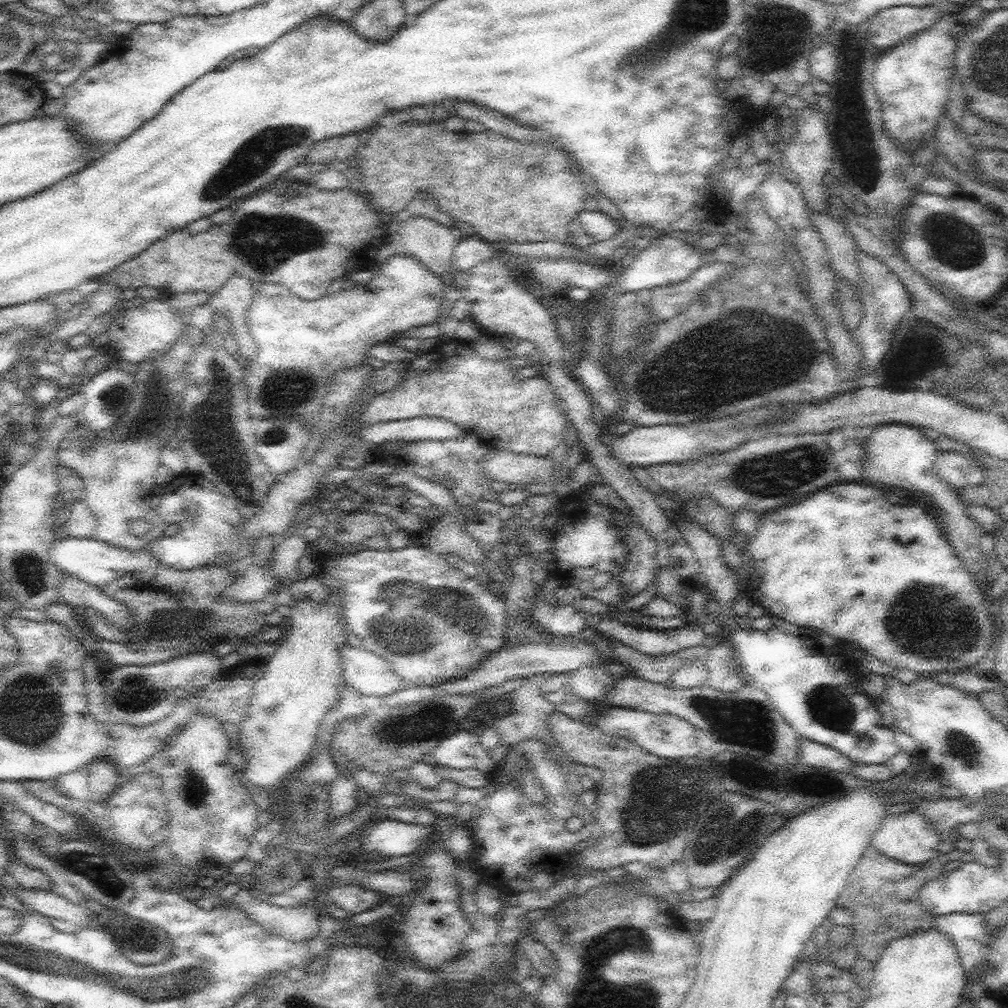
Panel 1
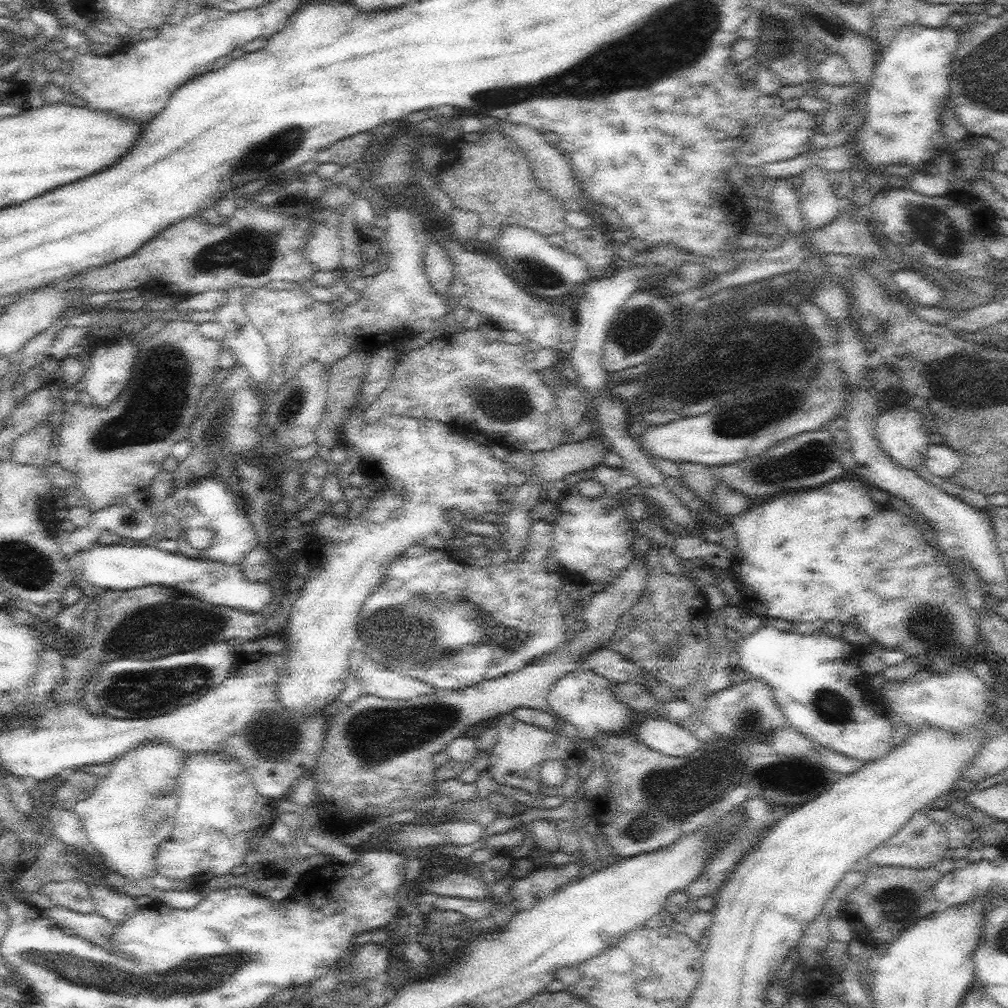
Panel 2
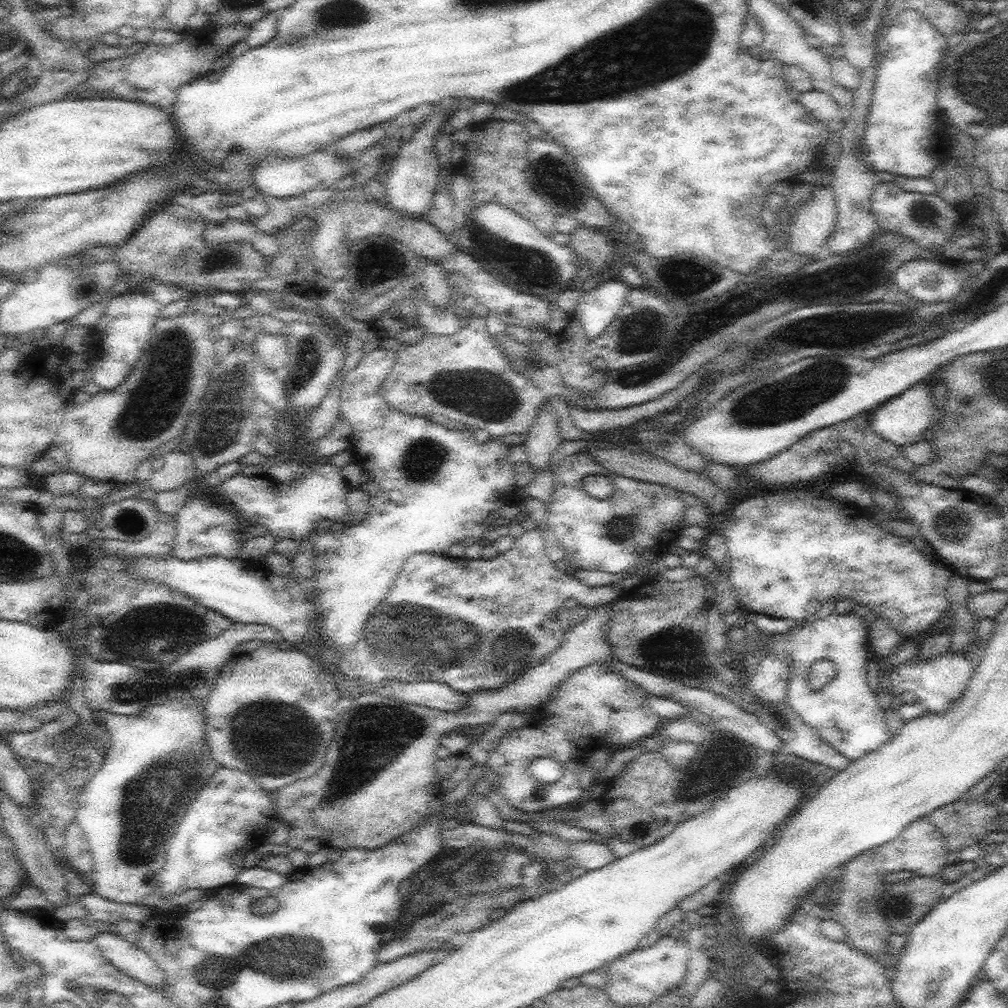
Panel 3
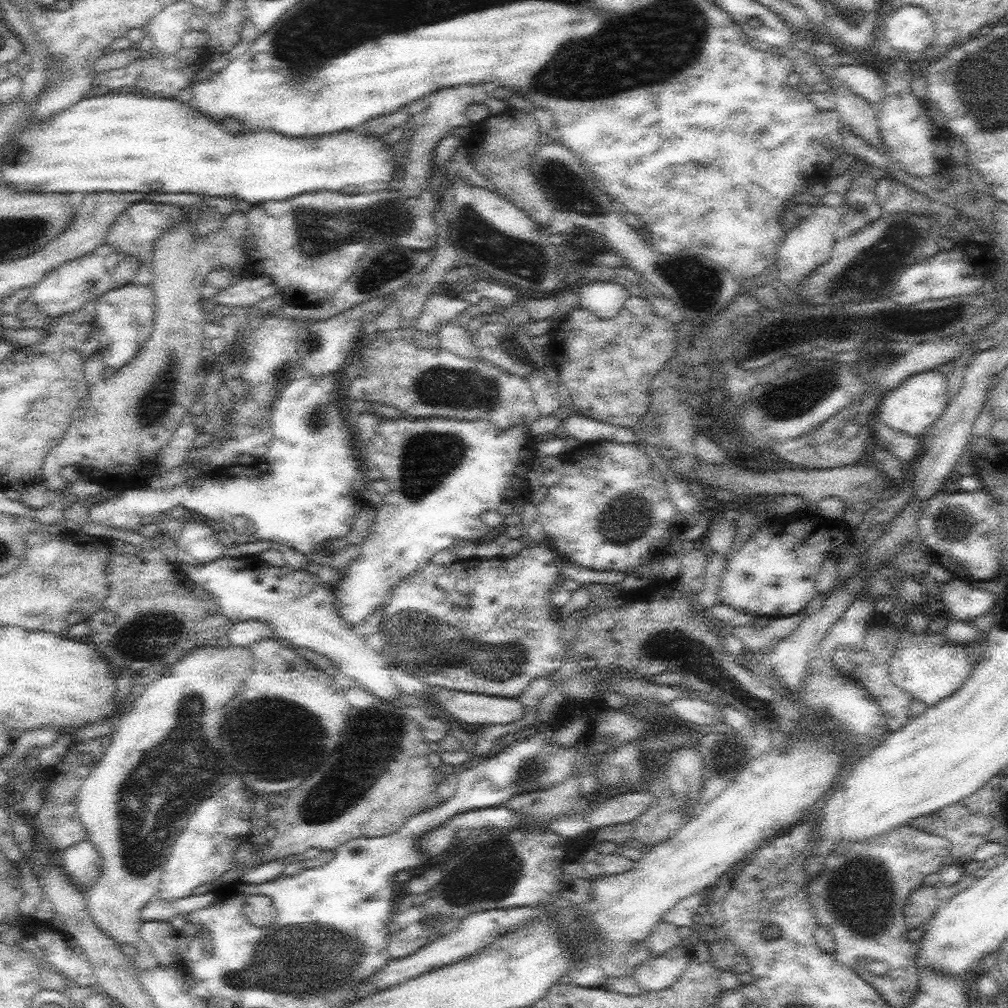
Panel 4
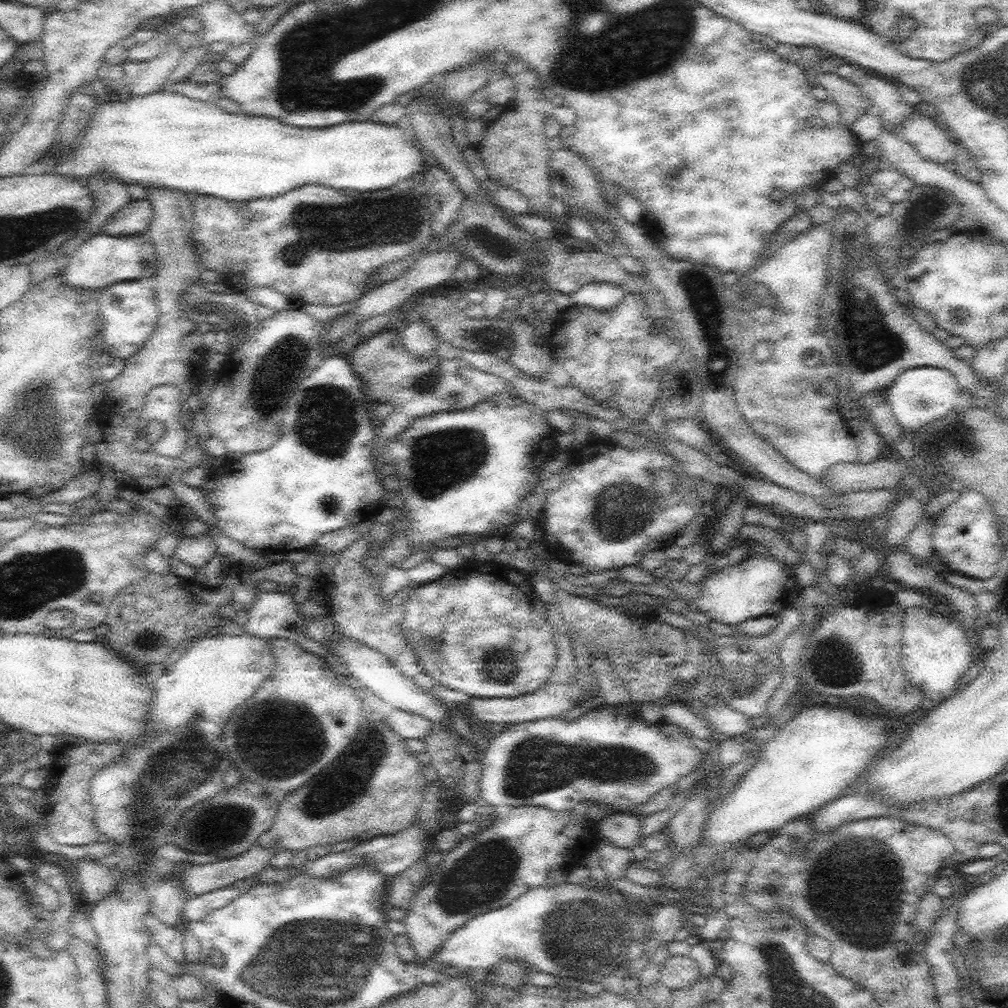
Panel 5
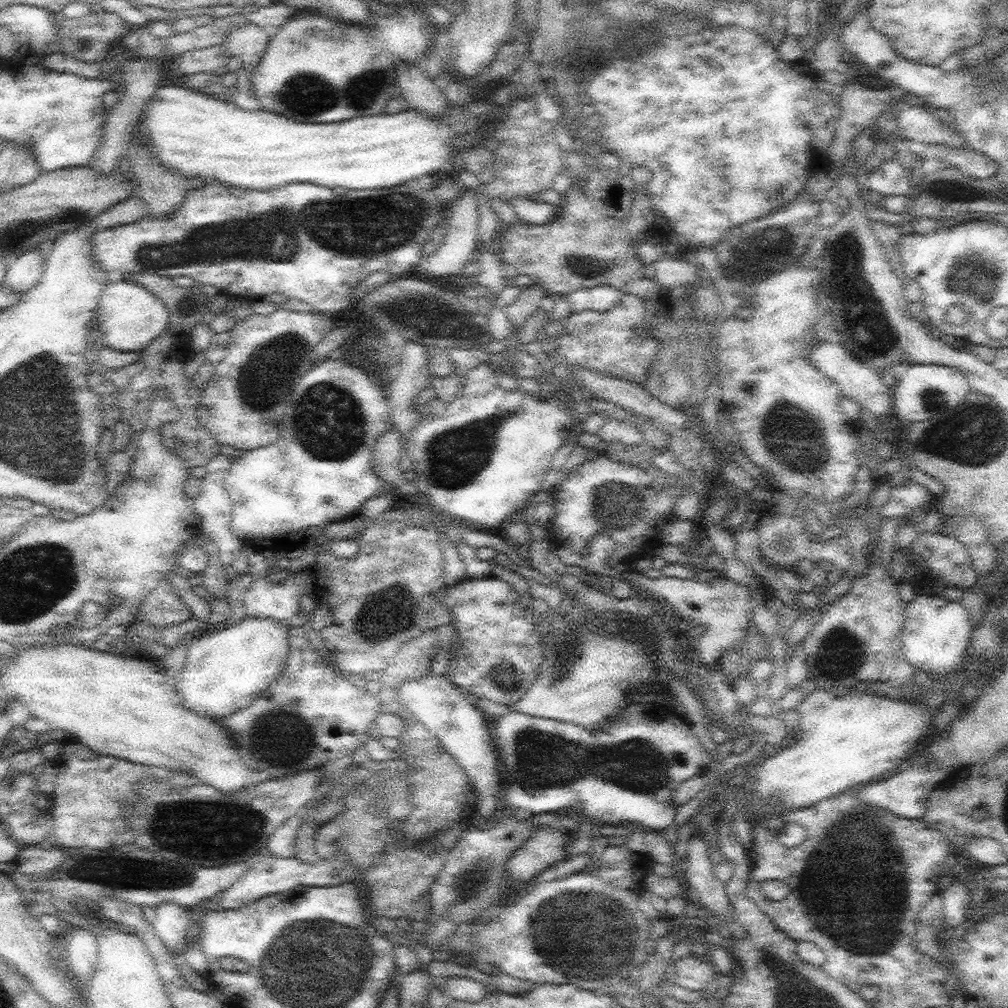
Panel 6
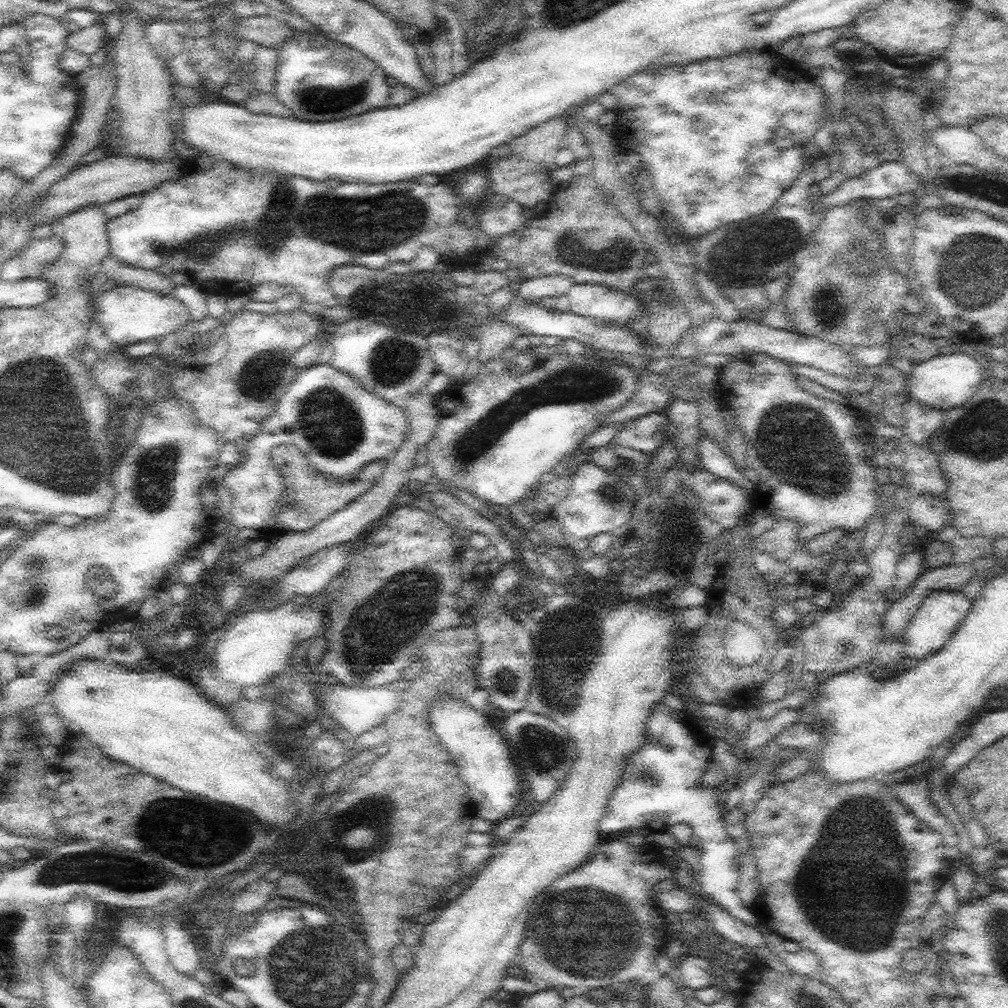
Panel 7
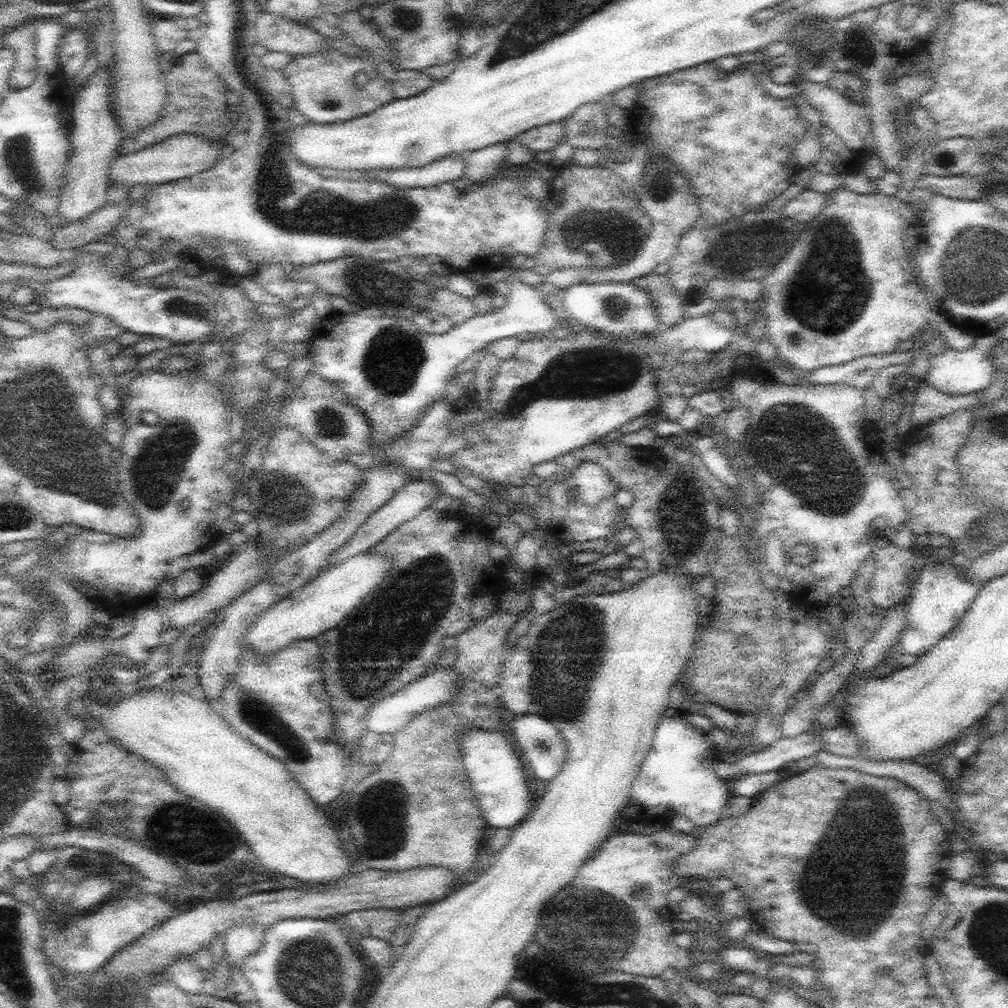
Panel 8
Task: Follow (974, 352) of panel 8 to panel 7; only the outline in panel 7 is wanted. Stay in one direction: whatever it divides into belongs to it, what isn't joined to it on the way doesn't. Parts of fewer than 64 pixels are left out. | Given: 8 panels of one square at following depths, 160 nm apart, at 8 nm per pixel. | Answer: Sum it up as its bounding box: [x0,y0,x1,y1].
[908,352,986,412]

